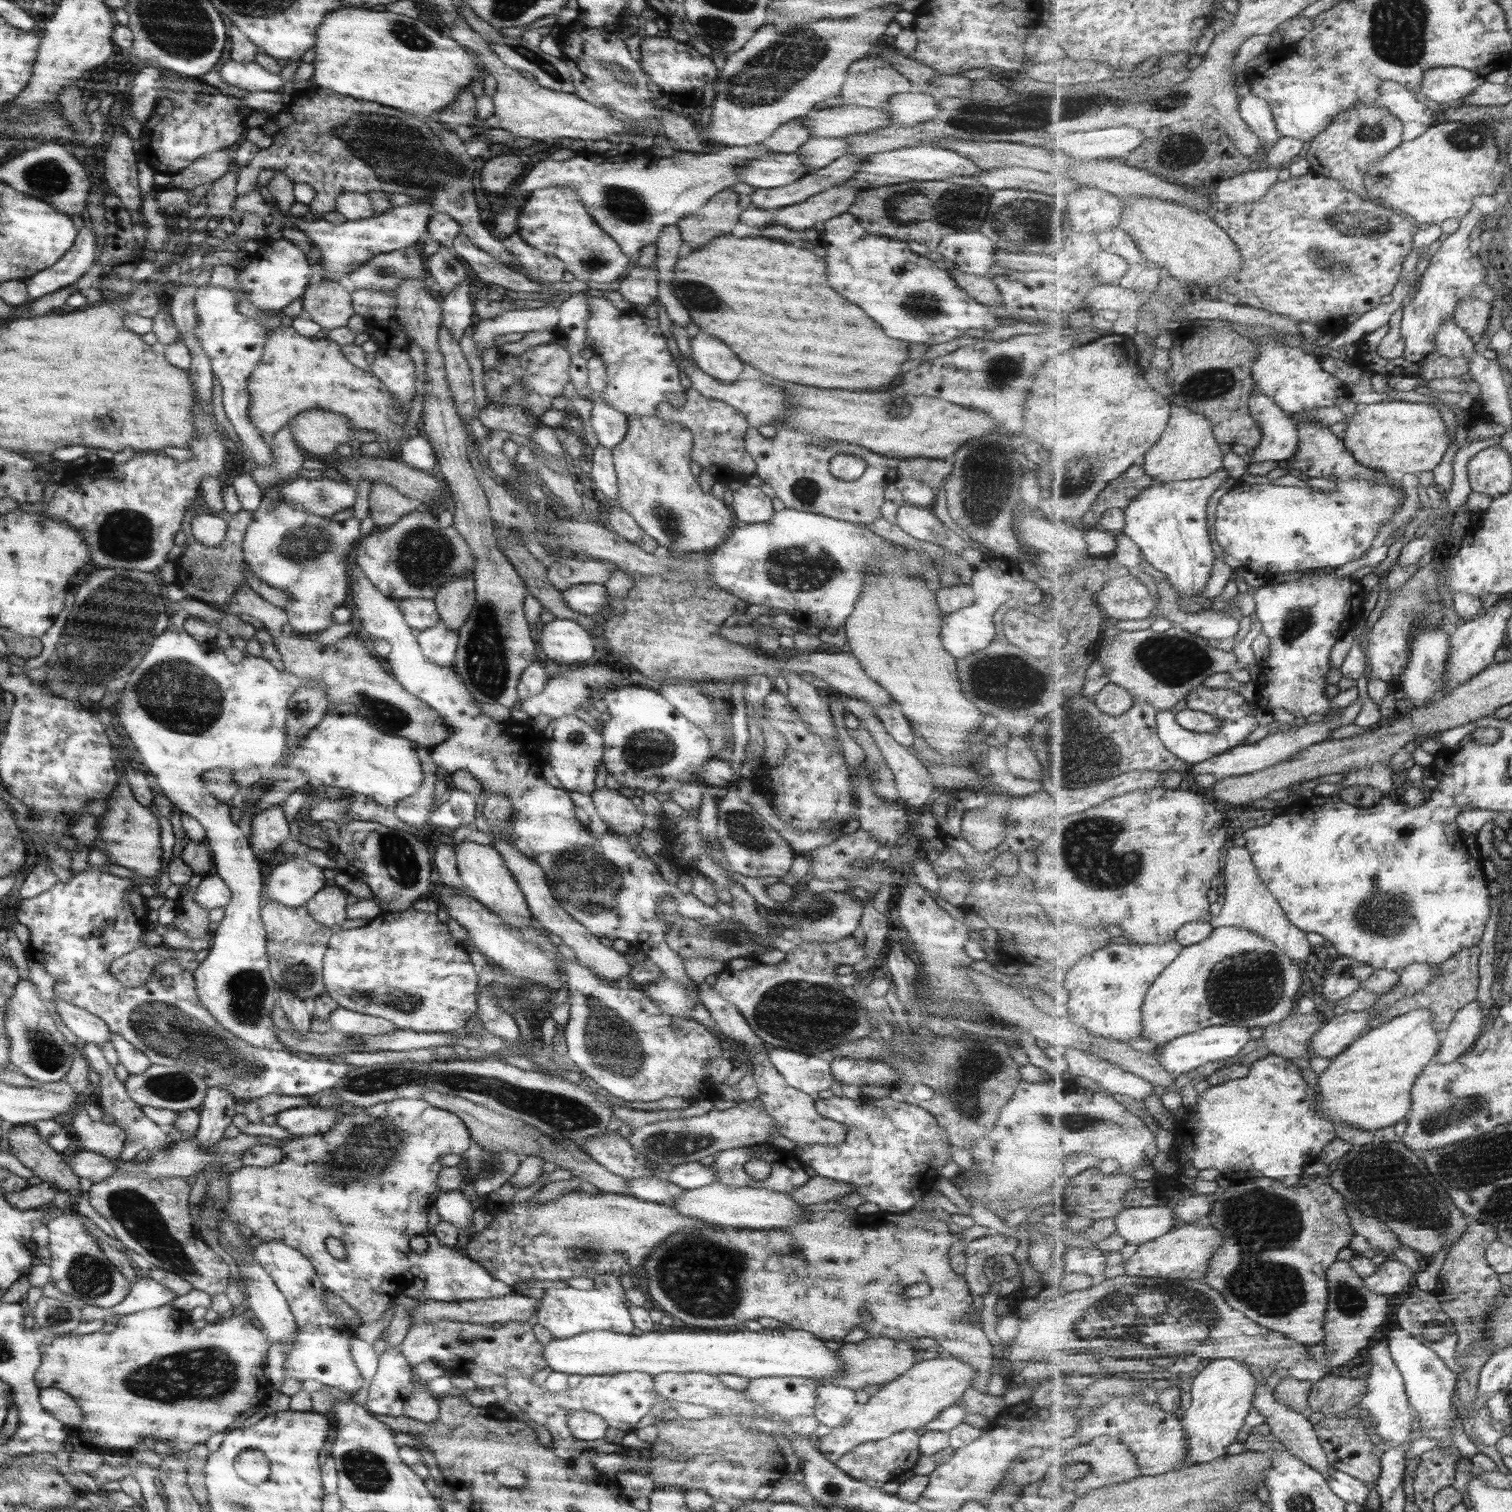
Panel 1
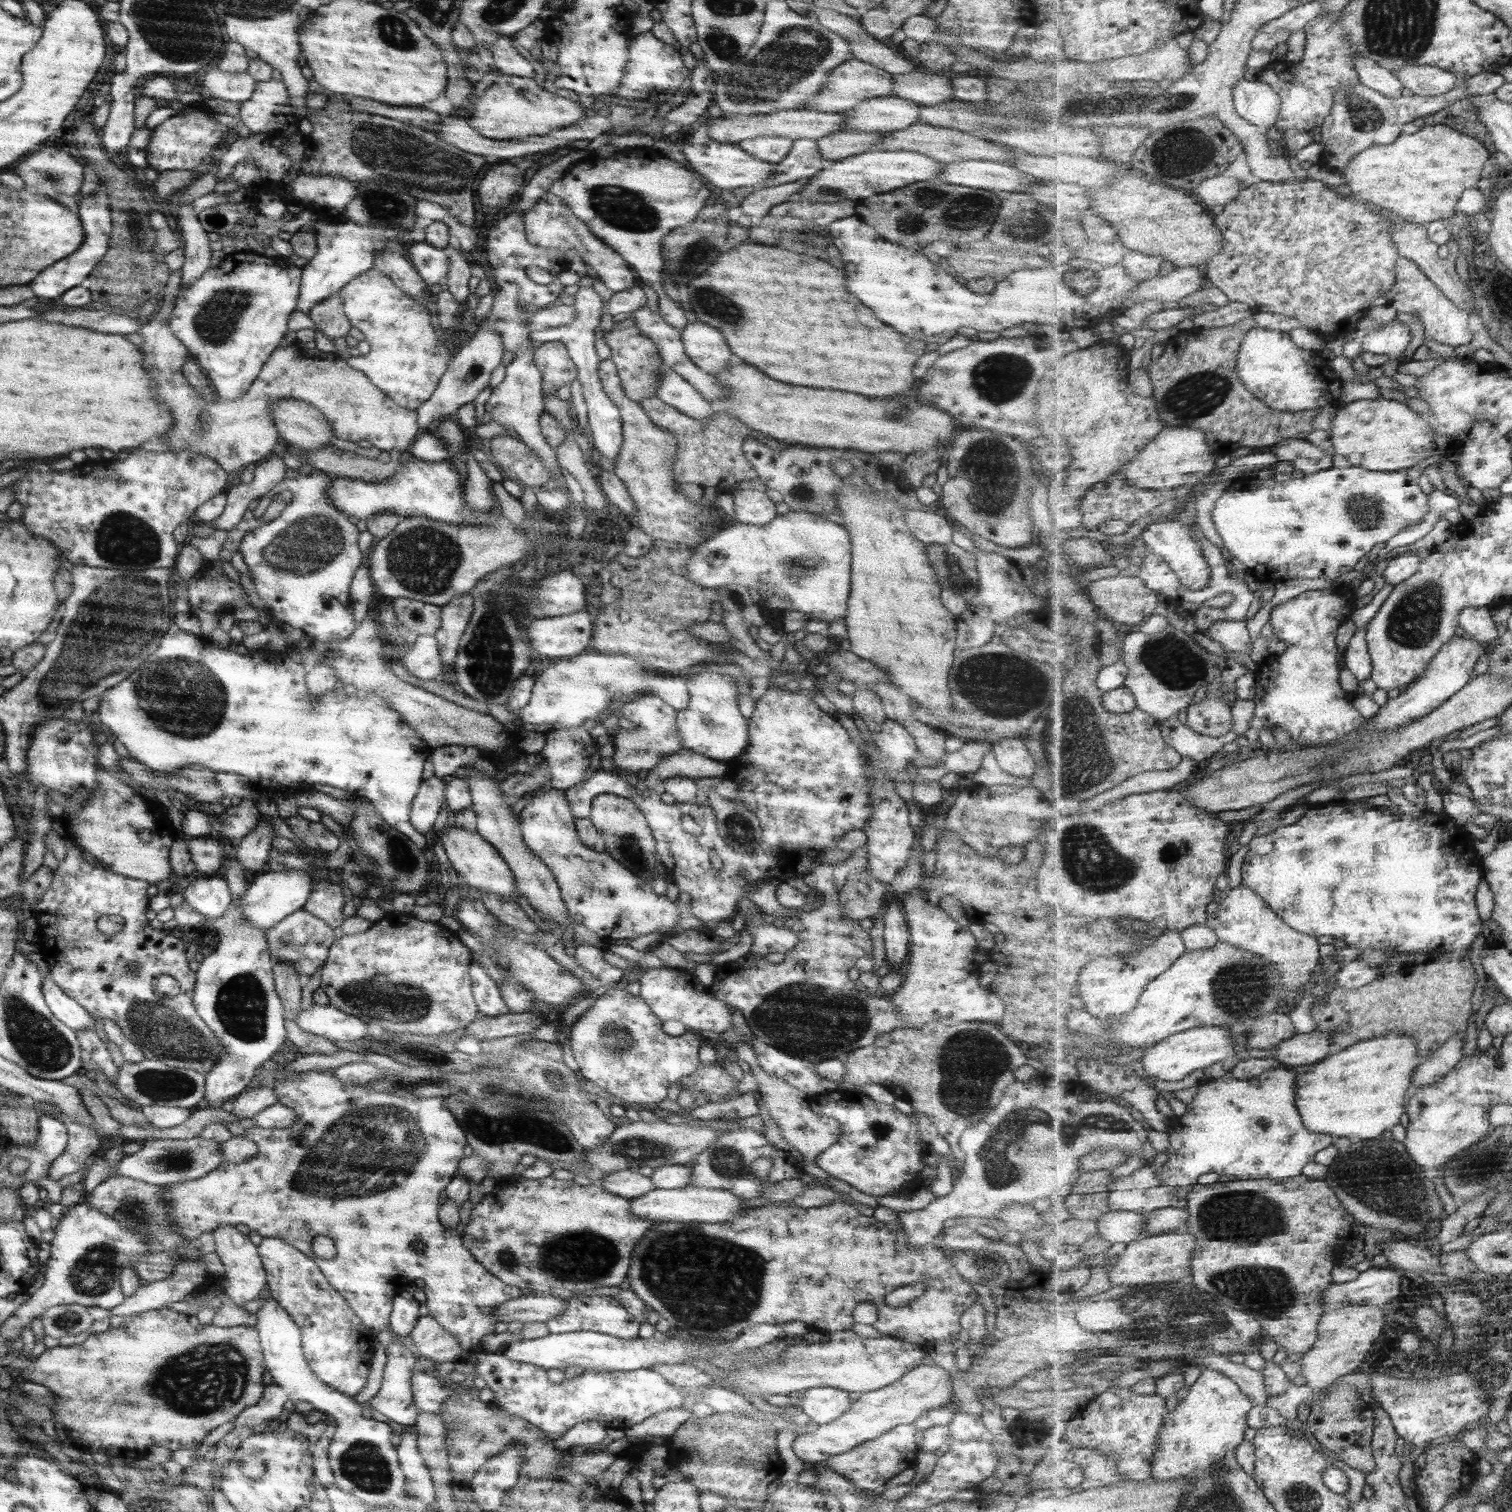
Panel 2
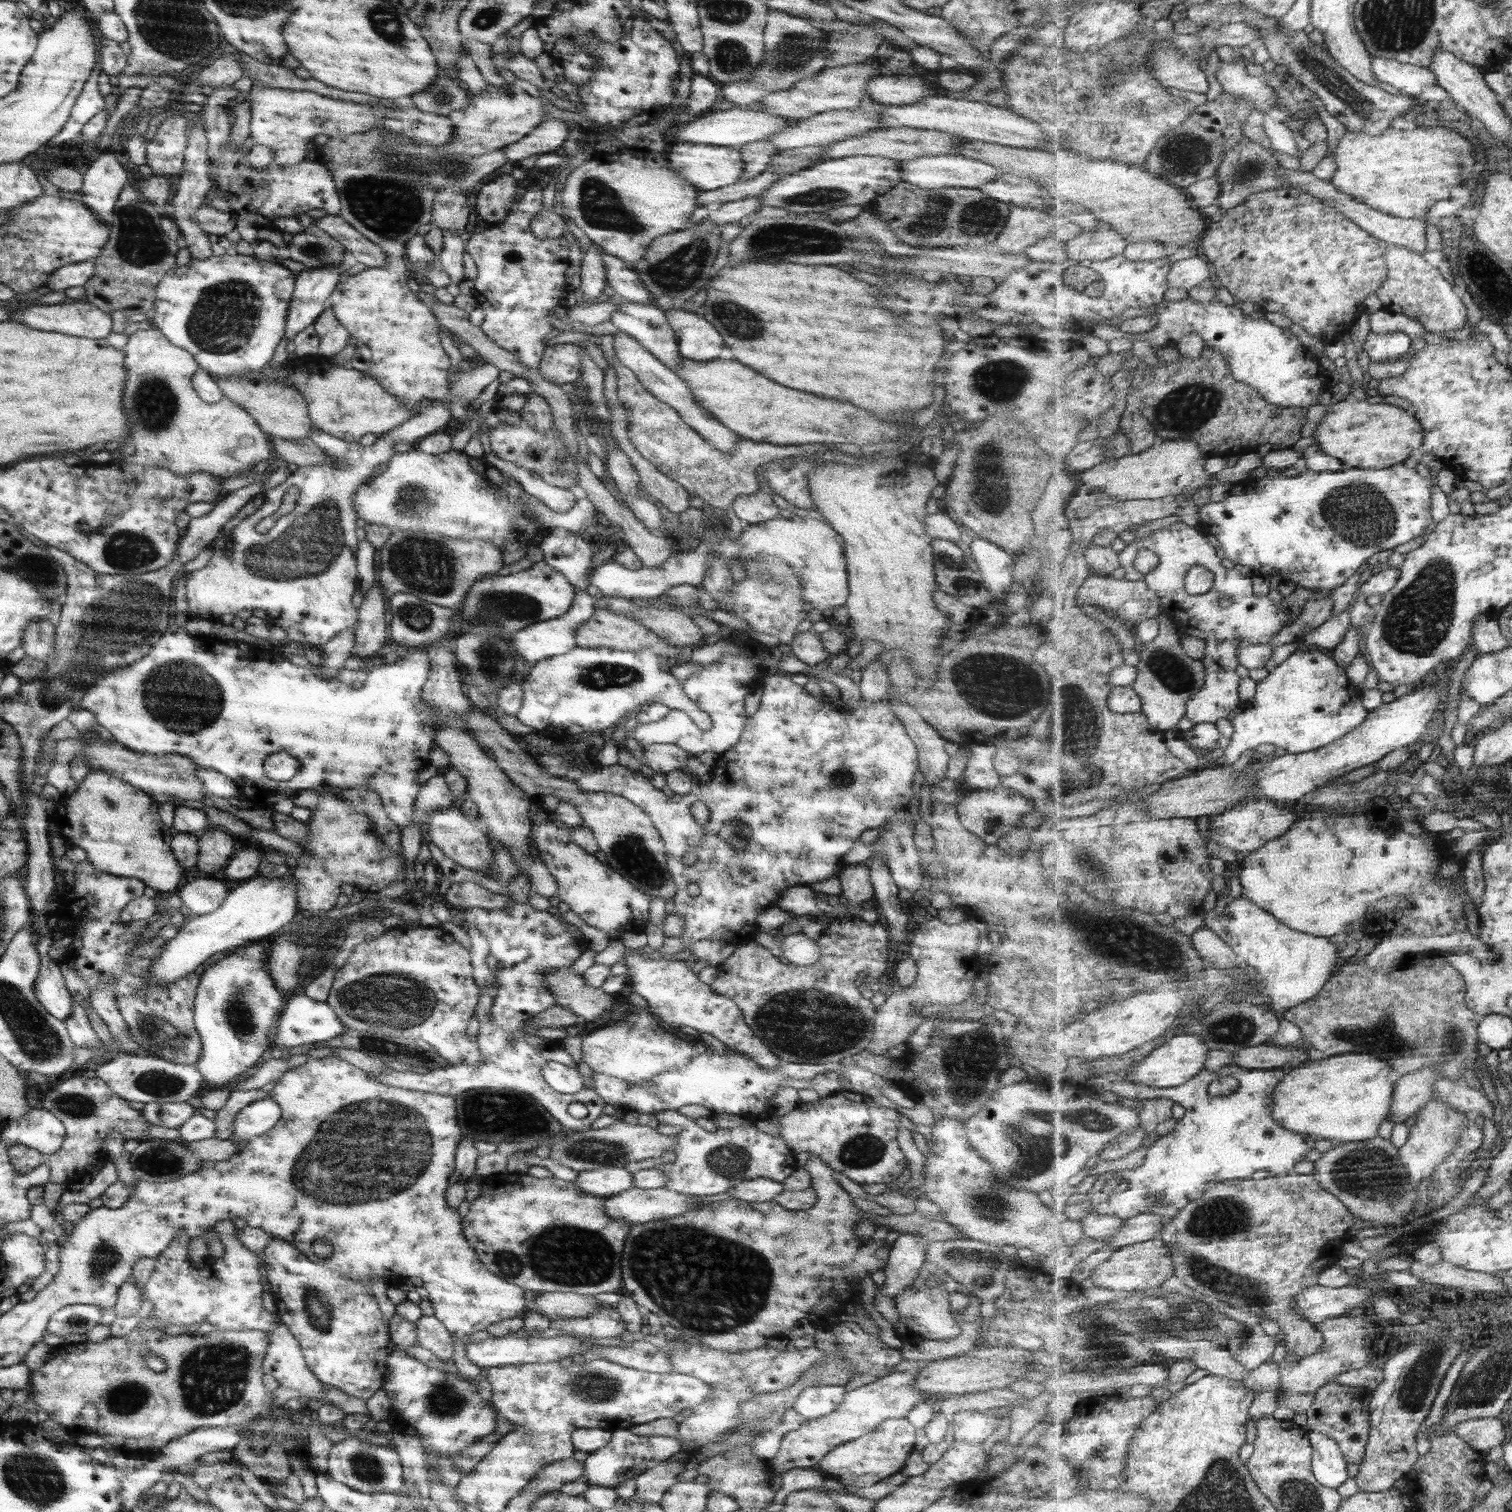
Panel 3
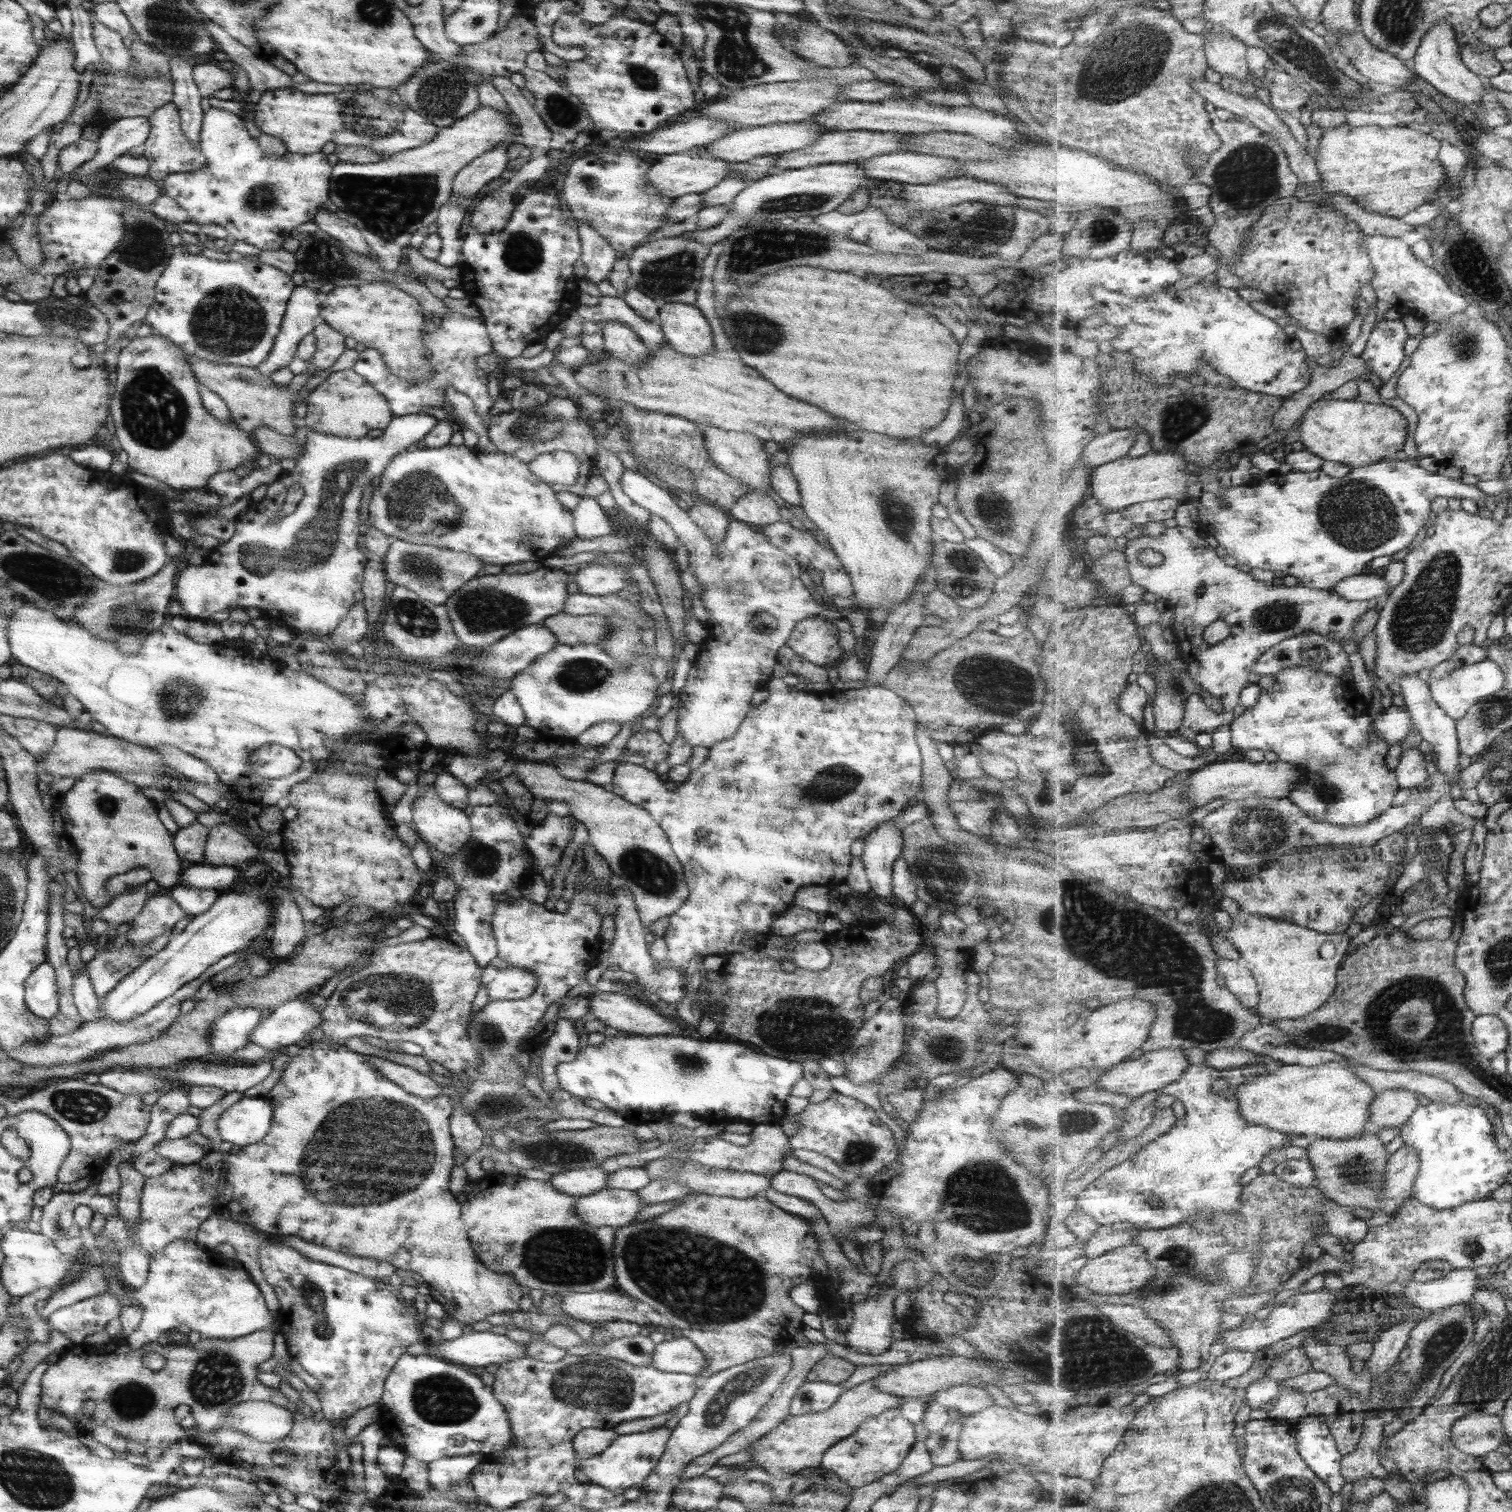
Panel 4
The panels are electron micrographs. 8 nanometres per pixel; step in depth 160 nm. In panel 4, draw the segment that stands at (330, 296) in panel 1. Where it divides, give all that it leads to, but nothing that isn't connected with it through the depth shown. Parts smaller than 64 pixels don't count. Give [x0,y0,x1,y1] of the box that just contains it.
[308,324,346,370]

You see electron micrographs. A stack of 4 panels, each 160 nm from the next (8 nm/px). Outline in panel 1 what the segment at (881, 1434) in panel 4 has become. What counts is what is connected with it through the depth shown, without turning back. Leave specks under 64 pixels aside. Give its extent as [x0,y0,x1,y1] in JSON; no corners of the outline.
[834,1430,920,1489]

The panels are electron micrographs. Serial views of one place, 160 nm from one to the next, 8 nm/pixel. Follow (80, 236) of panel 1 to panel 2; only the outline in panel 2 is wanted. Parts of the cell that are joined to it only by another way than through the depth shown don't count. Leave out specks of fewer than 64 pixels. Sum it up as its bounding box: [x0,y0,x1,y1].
[28,182,111,298]

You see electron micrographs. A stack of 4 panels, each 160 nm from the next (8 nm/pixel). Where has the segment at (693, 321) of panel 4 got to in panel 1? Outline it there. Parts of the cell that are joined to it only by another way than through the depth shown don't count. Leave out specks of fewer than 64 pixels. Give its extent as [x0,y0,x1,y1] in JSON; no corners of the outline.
[690,334,743,384]

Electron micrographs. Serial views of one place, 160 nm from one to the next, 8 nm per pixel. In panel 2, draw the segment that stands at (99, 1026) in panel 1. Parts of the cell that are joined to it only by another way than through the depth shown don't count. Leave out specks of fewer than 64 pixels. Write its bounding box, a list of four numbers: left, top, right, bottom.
[42,975,95,1032]

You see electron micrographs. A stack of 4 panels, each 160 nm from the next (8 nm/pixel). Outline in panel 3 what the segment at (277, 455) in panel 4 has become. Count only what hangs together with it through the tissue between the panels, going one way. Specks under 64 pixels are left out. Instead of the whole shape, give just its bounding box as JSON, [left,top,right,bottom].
[269,437,330,467]

